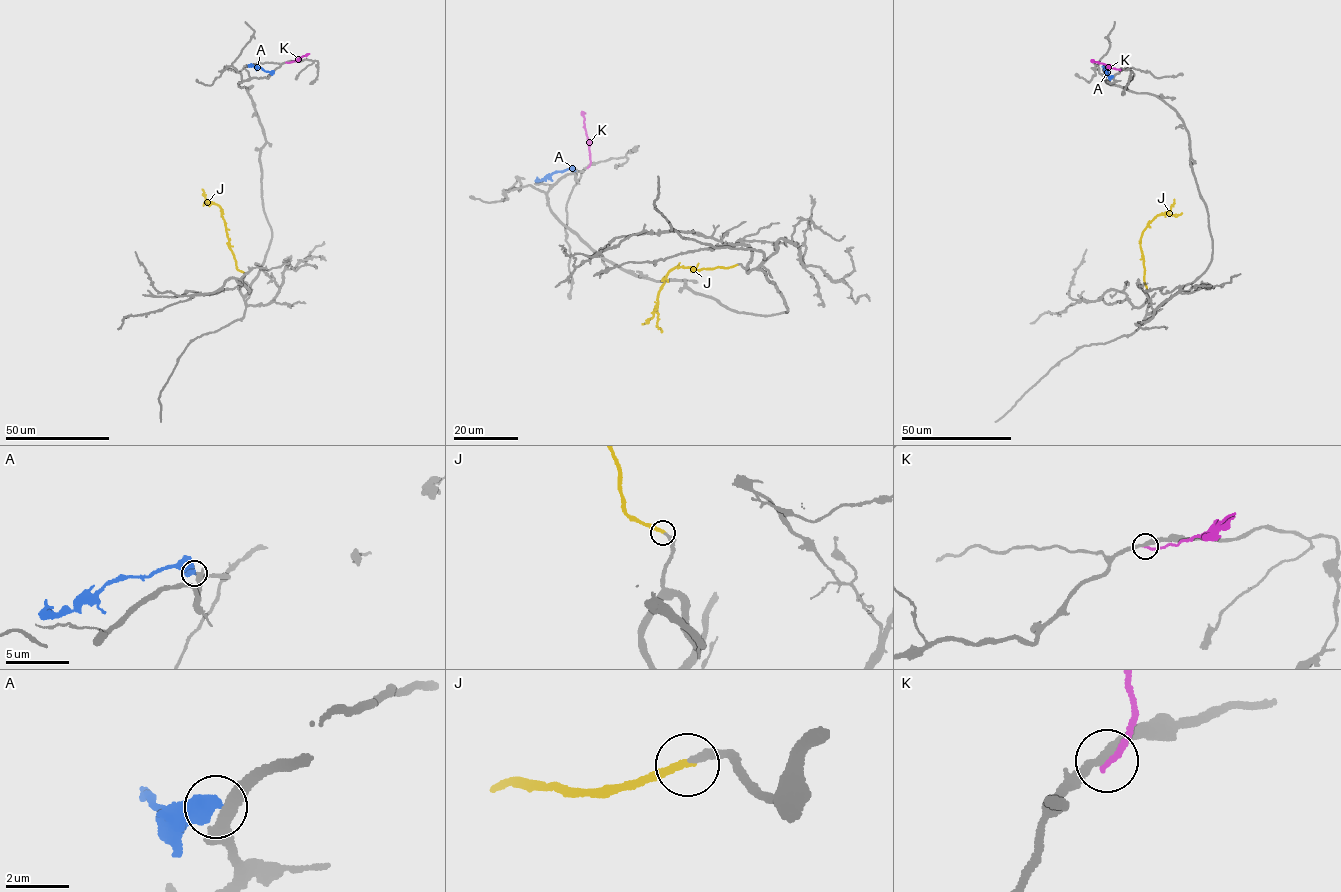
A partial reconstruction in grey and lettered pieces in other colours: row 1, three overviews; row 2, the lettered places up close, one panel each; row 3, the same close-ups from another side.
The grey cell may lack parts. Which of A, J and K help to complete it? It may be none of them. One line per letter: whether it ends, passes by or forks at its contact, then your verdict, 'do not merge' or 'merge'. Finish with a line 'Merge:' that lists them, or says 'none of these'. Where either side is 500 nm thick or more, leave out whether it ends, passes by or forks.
A: do not merge
J: it ends | merge
K: it ends | do not merge
Merge: J

